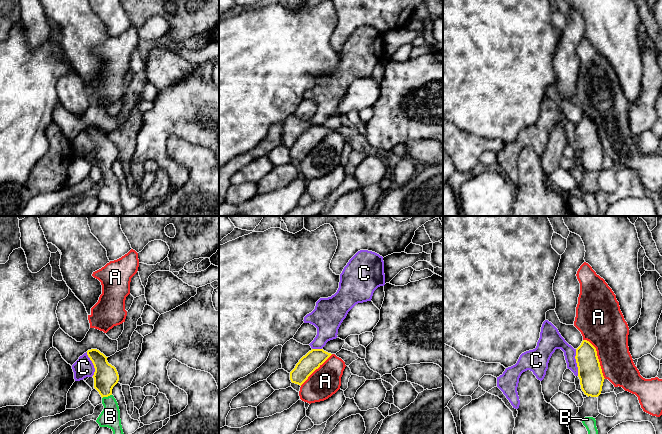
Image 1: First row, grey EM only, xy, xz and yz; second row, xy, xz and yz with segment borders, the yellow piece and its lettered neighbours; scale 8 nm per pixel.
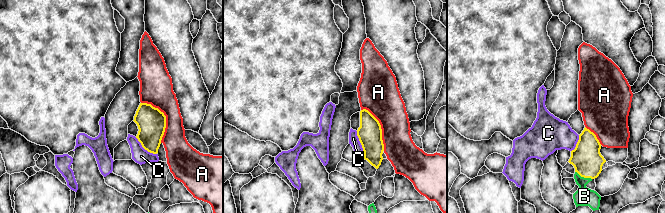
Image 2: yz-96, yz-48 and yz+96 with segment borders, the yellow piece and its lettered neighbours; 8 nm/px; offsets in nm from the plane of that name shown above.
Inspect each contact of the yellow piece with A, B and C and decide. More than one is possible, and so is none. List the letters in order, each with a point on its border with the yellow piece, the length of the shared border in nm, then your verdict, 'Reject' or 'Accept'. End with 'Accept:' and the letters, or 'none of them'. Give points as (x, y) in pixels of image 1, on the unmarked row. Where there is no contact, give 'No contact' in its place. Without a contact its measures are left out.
A: Touches yellow at yz (597, 133). Shared border 360 nm. Reject
B: Touches yellow at xy (106, 172). Shared border 90 nm. Accept
C: Touches yellow at yz (576, 138). Shared border 220 nm. Reject
Accept: B

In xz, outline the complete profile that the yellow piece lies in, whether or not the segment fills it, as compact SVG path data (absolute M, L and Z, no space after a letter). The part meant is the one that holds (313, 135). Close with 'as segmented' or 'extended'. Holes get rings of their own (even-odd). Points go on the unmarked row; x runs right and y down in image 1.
M312 125L303 132L290 148L292 159L302 161L332 130L323 125Z; as segmented

